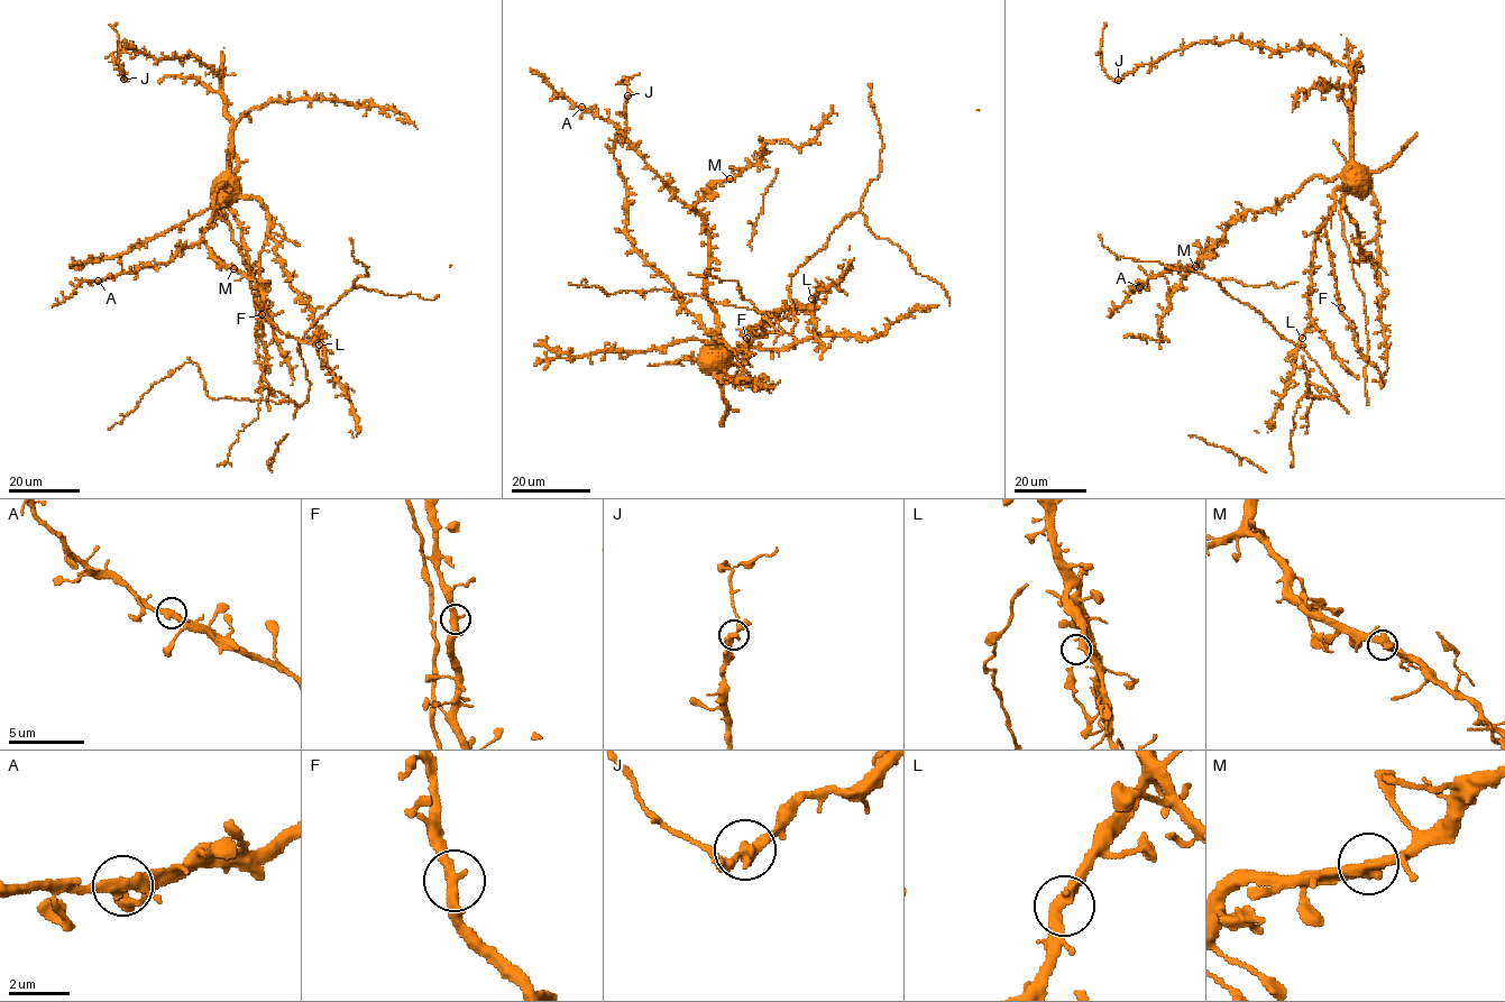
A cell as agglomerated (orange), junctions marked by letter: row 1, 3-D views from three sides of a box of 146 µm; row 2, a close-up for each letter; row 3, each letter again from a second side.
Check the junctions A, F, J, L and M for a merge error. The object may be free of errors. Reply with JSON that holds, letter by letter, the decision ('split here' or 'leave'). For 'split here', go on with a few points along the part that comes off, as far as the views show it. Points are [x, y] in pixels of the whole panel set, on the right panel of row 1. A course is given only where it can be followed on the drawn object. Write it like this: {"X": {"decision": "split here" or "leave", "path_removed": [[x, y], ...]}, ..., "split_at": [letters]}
{"A": {"decision": "leave"}, "F": {"decision": "leave"}, "J": {"decision": "split here", "path_removed": [[1119, 80], [1110, 77], [1101, 65], [1102, 29], [1107, 23]]}, "L": {"decision": "leave"}, "M": {"decision": "leave"}, "split_at": ["J"]}

